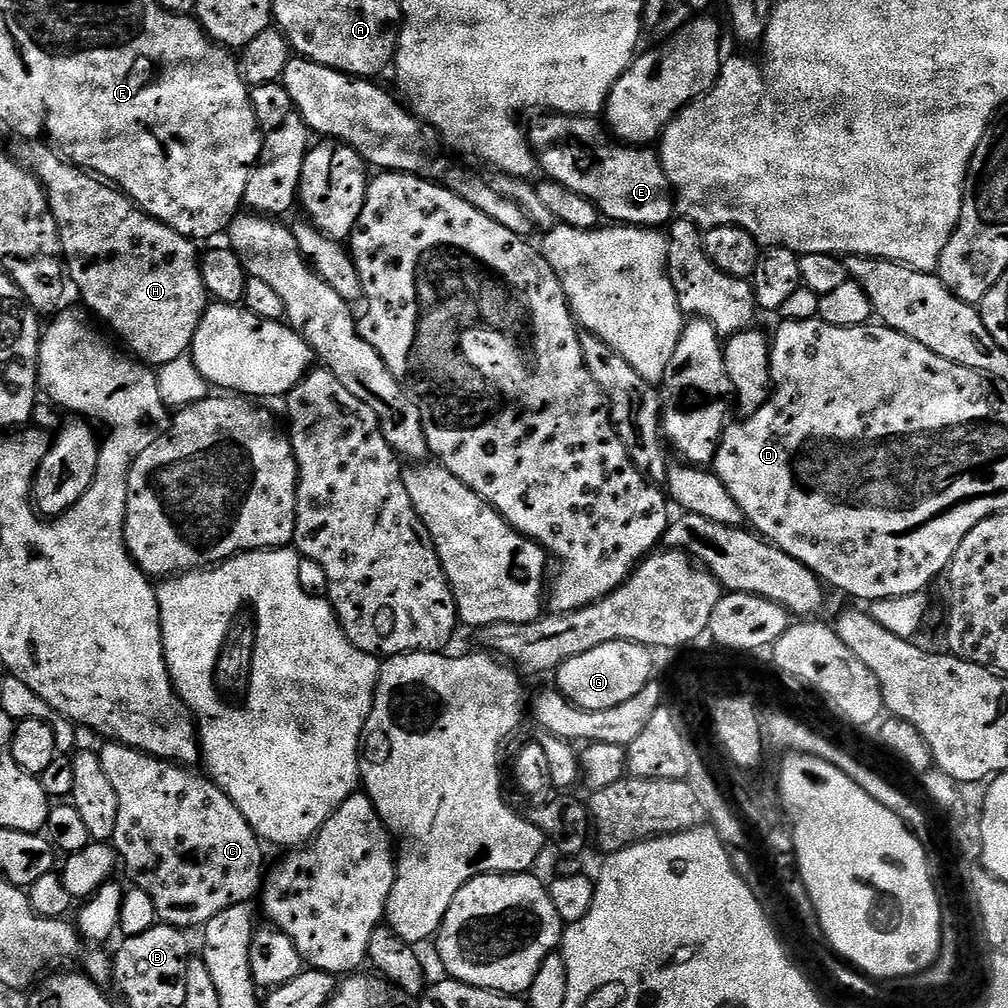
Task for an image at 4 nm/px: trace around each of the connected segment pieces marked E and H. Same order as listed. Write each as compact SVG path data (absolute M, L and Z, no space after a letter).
M540 114L532 125L527 125L526 135L532 151L538 157L541 169L549 172L551 179L564 188L582 194L593 200L609 221L616 224L630 224L642 228L660 228L673 219L674 208L672 183L666 178L659 155L651 147L633 146L615 139L599 119L590 116L561 116L559 114Z
M40 142L33 143L31 148L31 167L48 194L50 210L58 222L62 256L85 306L98 319L105 320L124 339L123 347L141 362L159 366L185 355L192 347L198 322L210 303L208 287L200 273L202 256L199 251L196 253L197 241L155 220L142 211L127 192L121 192L109 181L72 163L59 151Z

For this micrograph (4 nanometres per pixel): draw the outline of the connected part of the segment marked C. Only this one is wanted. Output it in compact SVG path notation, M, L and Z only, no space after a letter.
M108 742L105 745L98 755L114 786L114 794L118 794L118 826L114 826L110 843L122 868L128 871L131 883L154 898L157 917L176 928L199 929L228 907L255 901L266 879L265 845L219 784L203 771L196 772L200 770L195 767L163 760L129 744Z

